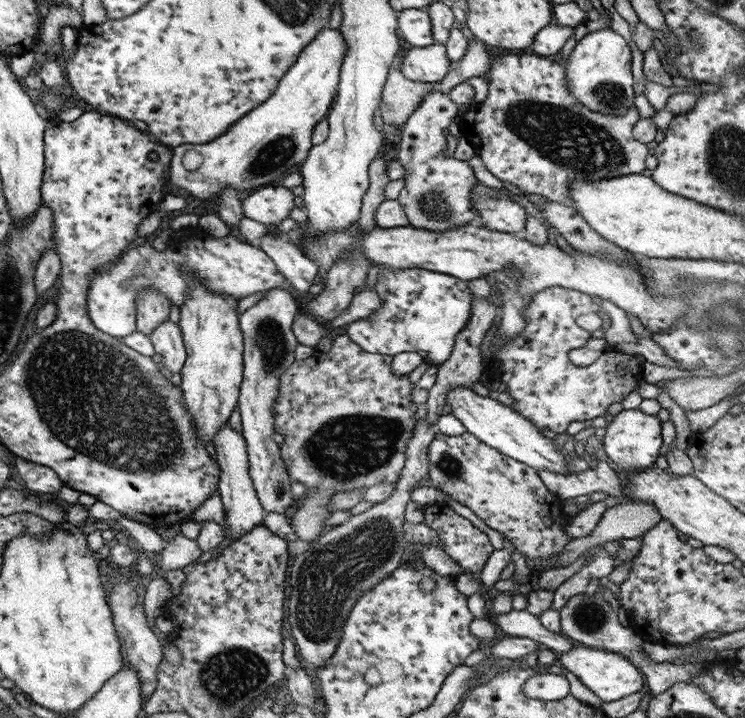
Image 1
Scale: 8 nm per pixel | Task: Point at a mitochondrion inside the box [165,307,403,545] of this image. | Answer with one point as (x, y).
(269, 335)

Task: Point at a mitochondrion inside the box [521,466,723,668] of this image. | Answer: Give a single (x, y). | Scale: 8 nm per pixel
(589, 617)

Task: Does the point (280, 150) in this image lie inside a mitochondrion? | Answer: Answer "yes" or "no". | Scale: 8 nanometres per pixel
yes

